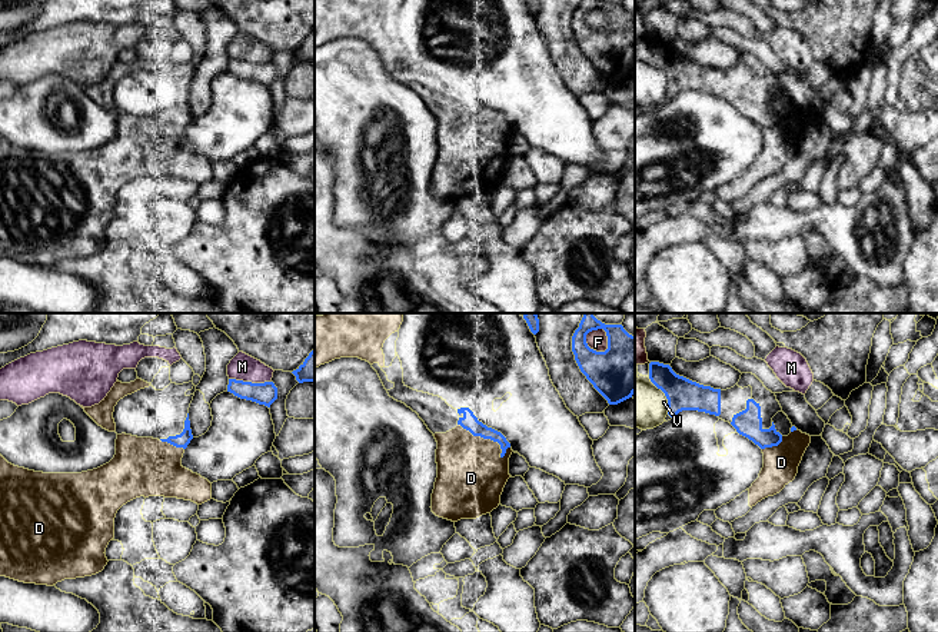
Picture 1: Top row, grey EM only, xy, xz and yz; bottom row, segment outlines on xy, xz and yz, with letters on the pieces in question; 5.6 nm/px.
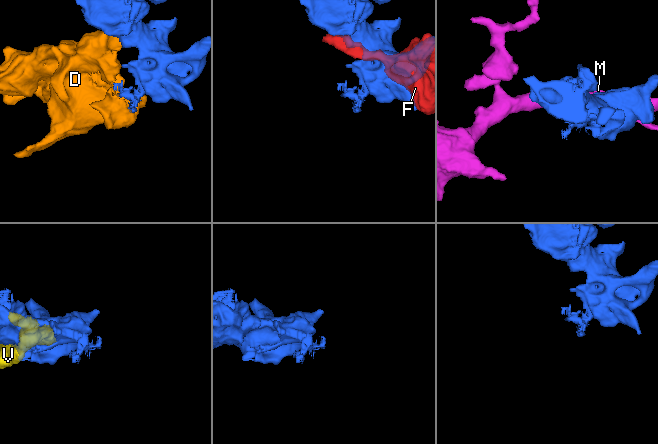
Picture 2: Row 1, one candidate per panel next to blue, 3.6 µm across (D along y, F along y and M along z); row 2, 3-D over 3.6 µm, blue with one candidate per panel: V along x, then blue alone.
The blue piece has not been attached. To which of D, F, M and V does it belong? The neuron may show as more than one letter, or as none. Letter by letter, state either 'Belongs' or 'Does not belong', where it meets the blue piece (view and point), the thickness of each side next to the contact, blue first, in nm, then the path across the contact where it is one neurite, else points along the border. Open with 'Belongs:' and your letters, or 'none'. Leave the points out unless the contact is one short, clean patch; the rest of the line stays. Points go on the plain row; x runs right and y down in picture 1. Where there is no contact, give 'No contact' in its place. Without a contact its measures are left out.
Belongs: D
D: Belongs. Touches blue at xz (486, 117). Thickness 90 nm (blue) against 380 nm
F: Does not belong. Touches blue at xz (588, 26). Thickness 300 nm (blue) against 110 nm
M: Does not belong. Touches blue at xy (250, 62). Thickness 130 nm (blue) against 150 nm. Boundary: xy (229, 57), (270, 62)
V: Does not belong. Touches blue at yz (665, 75). Thickness 180 nm (blue) against 280 nm

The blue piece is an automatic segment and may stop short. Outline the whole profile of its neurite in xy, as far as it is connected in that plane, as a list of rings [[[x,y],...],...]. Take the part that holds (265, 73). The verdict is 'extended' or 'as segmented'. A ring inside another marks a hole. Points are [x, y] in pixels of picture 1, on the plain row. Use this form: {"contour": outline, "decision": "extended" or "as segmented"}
{"contour": [[[229,59],[227,71],[267,87],[277,79],[277,67],[273,61],[252,63]]], "decision": "as segmented"}

